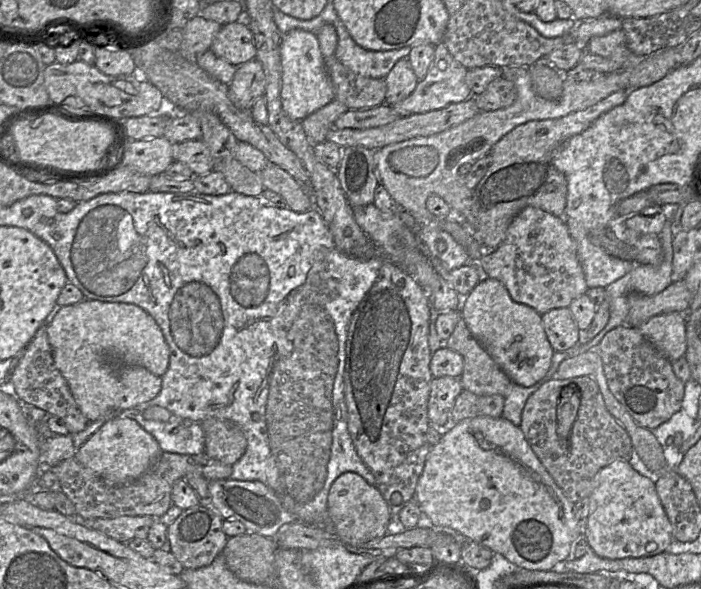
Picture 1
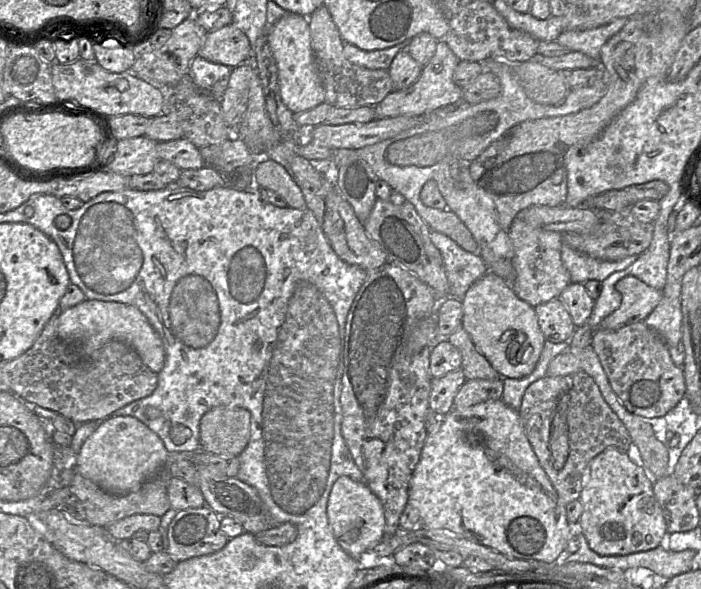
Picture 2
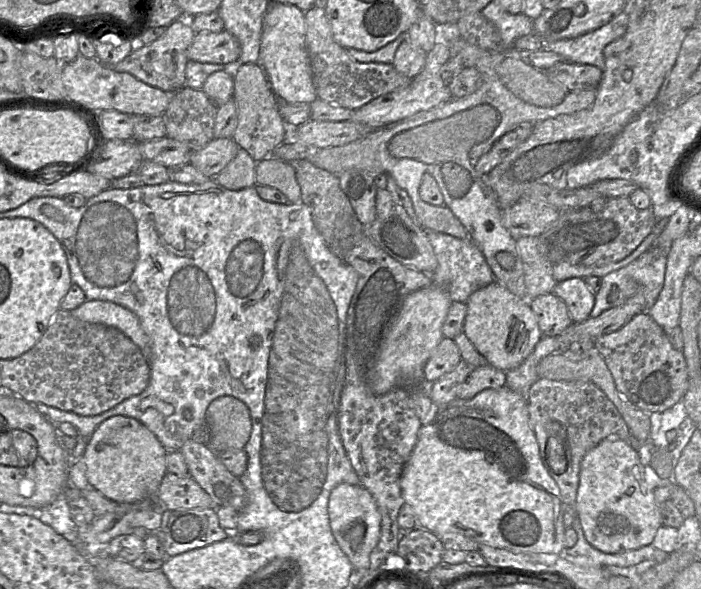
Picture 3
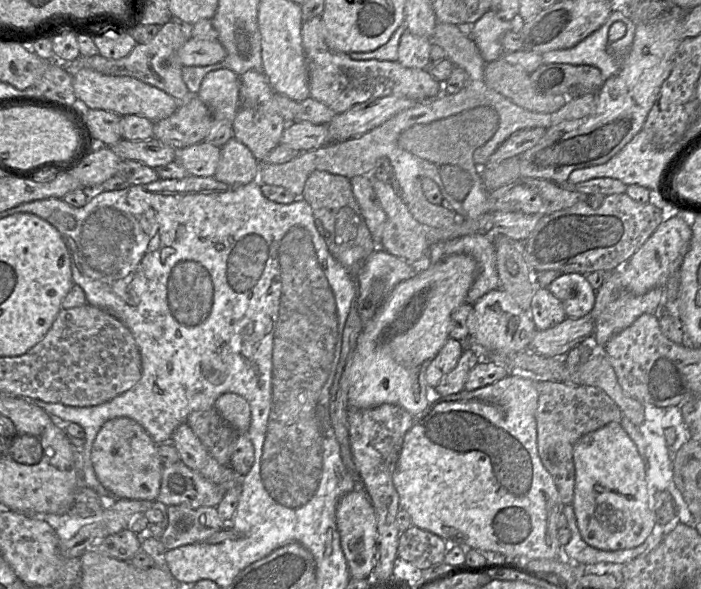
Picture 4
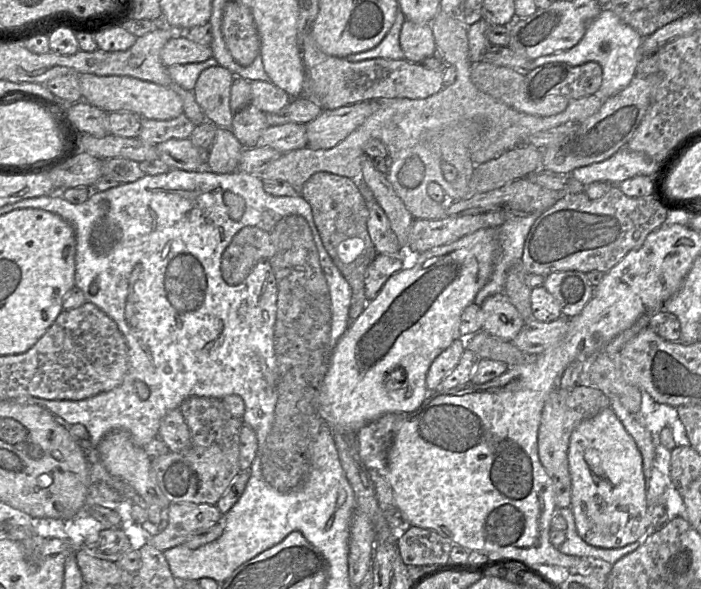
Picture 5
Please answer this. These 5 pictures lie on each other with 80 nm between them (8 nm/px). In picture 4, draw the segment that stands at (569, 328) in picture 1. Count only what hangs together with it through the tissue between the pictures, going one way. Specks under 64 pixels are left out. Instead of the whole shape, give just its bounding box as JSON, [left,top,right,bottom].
[529,286,567,331]

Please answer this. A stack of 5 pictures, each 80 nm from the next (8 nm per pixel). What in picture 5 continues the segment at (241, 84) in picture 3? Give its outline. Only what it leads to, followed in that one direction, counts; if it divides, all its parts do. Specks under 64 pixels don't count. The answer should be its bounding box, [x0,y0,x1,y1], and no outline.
[230,103,269,148]

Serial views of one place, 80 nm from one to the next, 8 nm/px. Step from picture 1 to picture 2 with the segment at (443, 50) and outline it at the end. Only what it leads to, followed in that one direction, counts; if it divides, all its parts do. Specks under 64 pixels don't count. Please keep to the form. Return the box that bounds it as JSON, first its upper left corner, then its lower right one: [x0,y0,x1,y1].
[374,40,463,119]

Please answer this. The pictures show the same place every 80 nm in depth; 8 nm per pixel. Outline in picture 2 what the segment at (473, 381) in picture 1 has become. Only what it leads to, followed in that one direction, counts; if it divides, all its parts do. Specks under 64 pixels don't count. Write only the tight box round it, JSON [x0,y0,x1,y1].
[447,326,500,380]

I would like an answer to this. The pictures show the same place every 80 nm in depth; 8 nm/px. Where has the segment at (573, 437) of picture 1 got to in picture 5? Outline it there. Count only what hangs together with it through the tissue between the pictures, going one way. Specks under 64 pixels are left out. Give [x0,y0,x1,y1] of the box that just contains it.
[538,385,610,509]

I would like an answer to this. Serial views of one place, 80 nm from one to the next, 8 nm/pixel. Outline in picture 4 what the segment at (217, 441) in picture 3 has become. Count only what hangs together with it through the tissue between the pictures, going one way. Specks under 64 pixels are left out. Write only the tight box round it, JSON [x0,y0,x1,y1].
[213,392,251,434]

